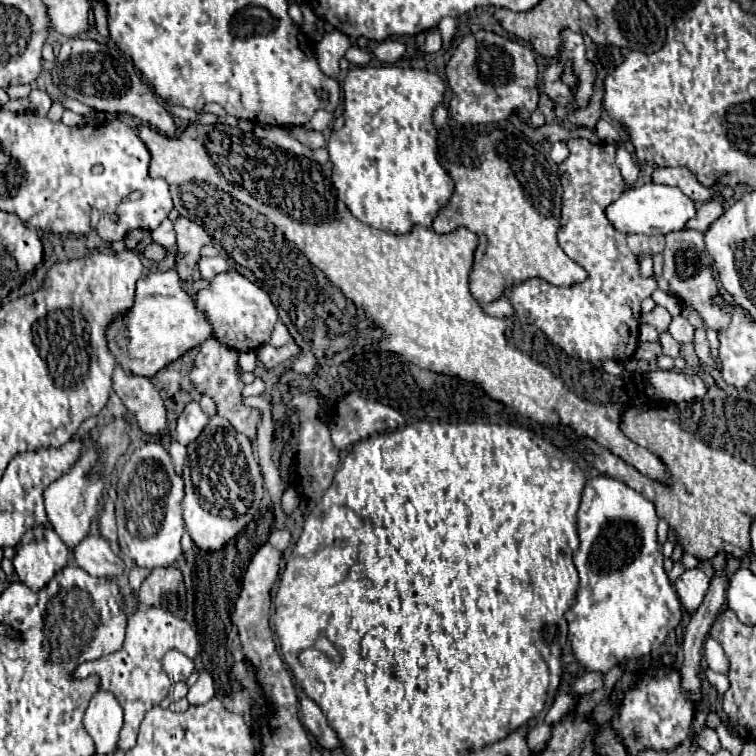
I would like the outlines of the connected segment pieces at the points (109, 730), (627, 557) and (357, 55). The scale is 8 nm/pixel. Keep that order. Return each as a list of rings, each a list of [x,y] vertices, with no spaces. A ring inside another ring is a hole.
[[[98,688],[86,708],[84,728],[96,744],[96,754],[114,752],[122,728],[122,708],[112,692],[104,692],[104,688]]]
[[[596,476],[586,484],[578,510],[580,546],[574,552],[580,586],[574,606],[564,614],[568,620],[570,648],[586,672],[606,674],[626,660],[650,654],[664,644],[668,632],[674,630],[682,618],[678,594],[662,566],[664,556],[662,546],[656,542],[656,524],[658,516],[654,504],[624,482],[610,476]]]
[[[352,45],[345,53],[344,57],[356,66],[364,66],[370,62],[370,54],[366,50],[361,49],[357,45]]]

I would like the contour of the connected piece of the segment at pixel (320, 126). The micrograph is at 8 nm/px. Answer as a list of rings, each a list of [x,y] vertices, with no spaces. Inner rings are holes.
[[[318,110],[314,116],[312,116],[312,120],[306,124],[306,128],[308,130],[324,130],[324,128],[328,128],[328,124],[332,122],[332,112],[326,112],[326,110]]]

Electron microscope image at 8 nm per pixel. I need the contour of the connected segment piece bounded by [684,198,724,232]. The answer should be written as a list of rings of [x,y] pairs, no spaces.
[[[712,198],[710,202],[704,202],[698,210],[696,210],[696,216],[692,220],[688,220],[688,224],[684,228],[694,228],[698,232],[706,232],[708,226],[720,218],[724,212],[724,202],[720,198]]]

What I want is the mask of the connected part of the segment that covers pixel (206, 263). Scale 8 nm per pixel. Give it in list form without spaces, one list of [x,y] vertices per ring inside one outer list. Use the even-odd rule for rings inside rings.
[[[216,256],[216,258],[200,258],[198,266],[200,266],[200,272],[202,272],[202,278],[206,278],[206,280],[212,280],[220,272],[230,270],[228,260],[222,258],[222,256]]]

